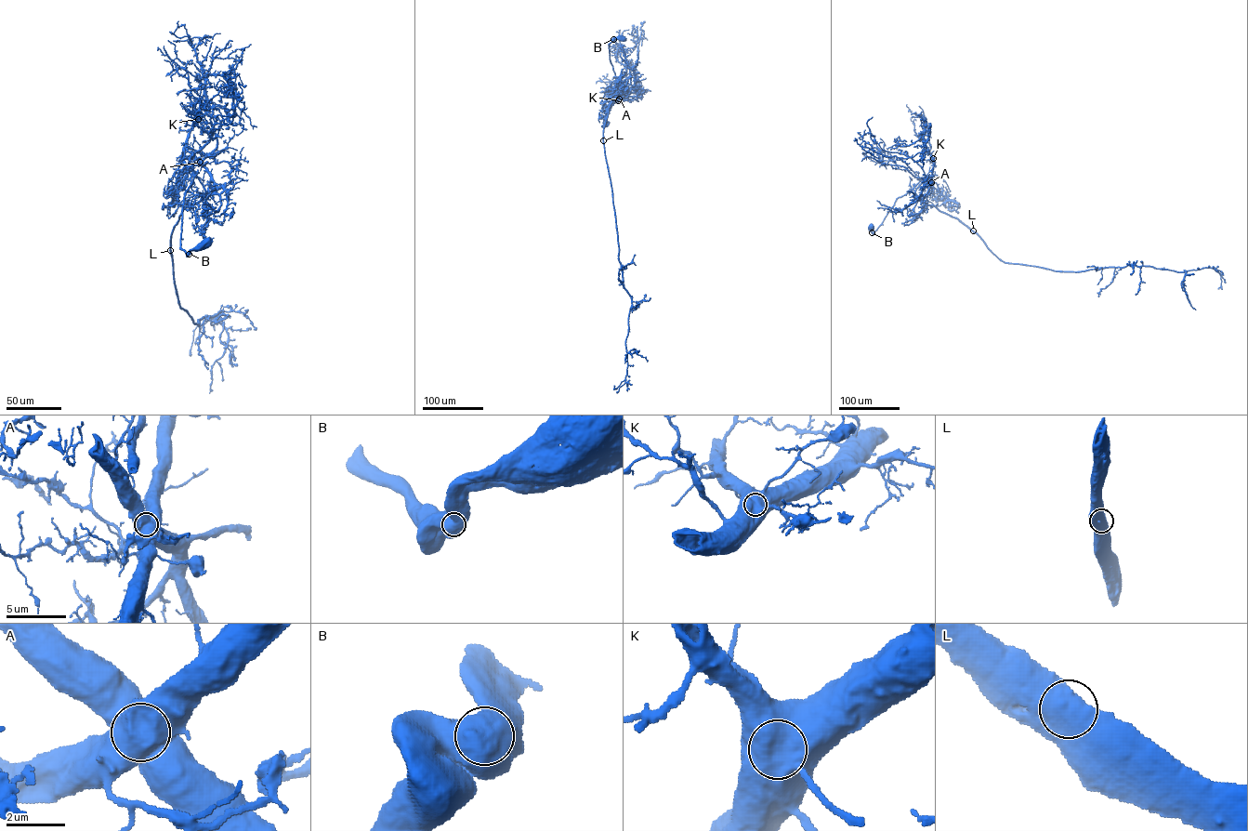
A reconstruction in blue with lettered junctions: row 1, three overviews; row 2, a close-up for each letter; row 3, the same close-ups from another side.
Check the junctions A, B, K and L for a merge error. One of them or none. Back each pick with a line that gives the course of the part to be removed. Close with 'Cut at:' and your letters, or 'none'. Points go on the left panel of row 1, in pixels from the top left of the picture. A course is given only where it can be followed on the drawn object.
A: (200, 162), (216, 145), (213, 109), (223, 108), (228, 118), (233, 116), (241, 98), (244, 107), (240, 117)
Cut at: A

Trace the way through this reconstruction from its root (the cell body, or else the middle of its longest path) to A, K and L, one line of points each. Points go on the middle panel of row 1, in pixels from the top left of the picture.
A: (622, 37), (616, 37), (609, 46), (616, 79), (610, 98), (620, 98)
K: (622, 37), (616, 37), (609, 46), (616, 79), (610, 98), (618, 100)
L: (622, 37), (616, 37), (609, 44), (616, 79), (610, 90), (617, 83), (623, 85), (609, 108), (603, 140)

